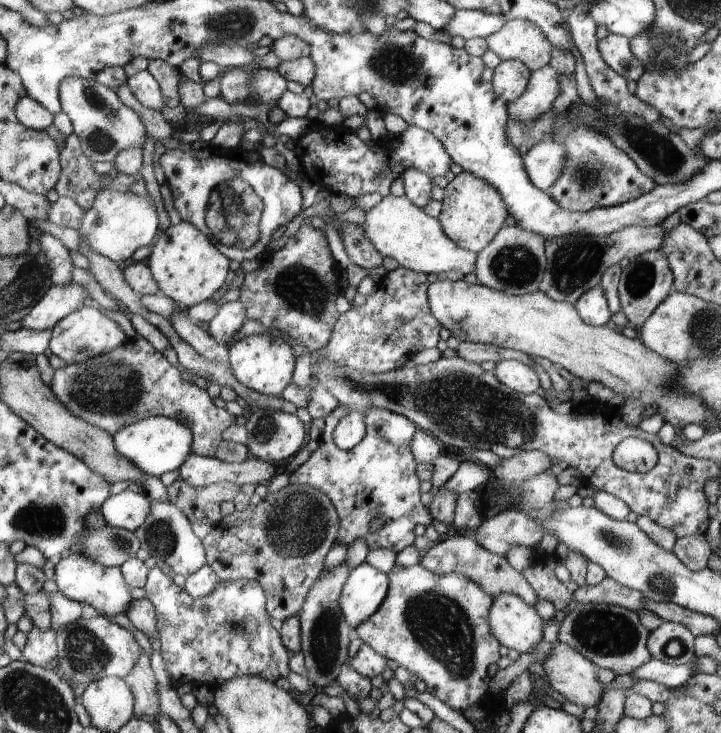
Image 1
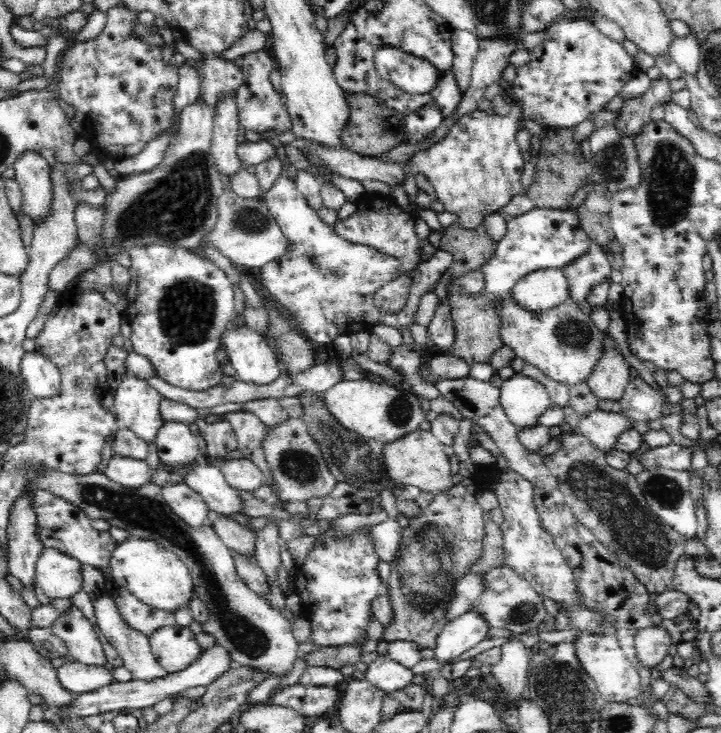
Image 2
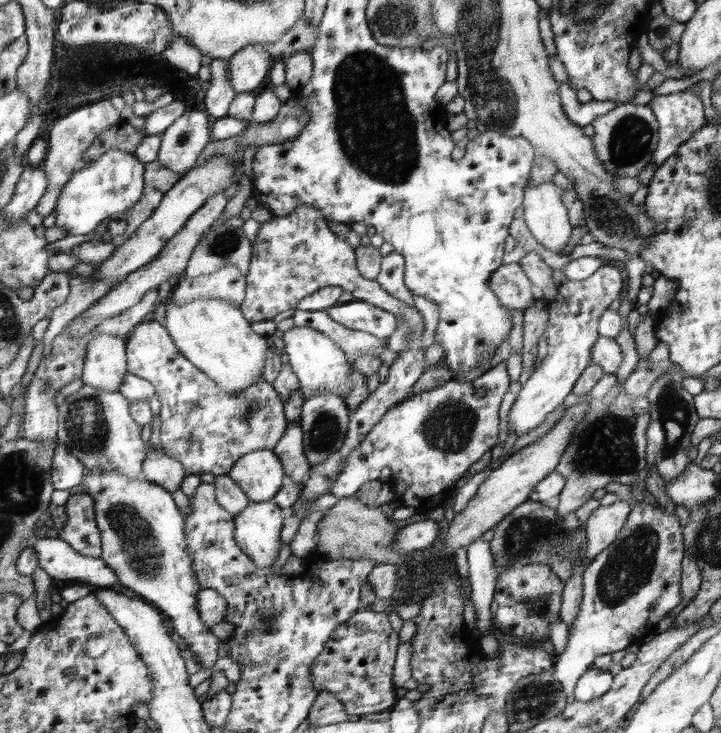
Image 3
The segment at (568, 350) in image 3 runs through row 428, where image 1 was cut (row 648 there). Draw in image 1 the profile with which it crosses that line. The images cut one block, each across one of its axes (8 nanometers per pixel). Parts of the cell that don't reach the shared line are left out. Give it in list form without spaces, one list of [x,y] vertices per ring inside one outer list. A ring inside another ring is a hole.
[[[504,593],[493,597],[488,624],[500,644],[509,649],[516,649],[522,654],[533,651],[536,644],[543,640],[542,628],[547,622],[544,622],[539,612],[522,597],[517,597],[514,593]]]

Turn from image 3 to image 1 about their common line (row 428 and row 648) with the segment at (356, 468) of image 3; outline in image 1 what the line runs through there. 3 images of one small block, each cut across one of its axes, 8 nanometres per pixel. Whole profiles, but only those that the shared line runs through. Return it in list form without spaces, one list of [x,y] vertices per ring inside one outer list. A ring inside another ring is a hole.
[[[420,563],[415,564],[411,567],[403,567],[400,565],[394,565],[390,573],[390,588],[387,592],[387,598],[384,599],[382,606],[370,619],[365,620],[362,624],[359,624],[353,631],[353,636],[358,636],[362,642],[365,642],[366,645],[370,646],[373,651],[376,651],[378,654],[384,656],[386,660],[394,660],[396,664],[402,666],[408,670],[409,674],[414,674],[418,676],[422,682],[426,683],[427,690],[436,696],[438,700],[441,700],[450,706],[450,708],[456,710],[463,715],[463,712],[468,708],[478,707],[490,707],[493,712],[496,712],[496,709],[491,707],[497,700],[495,699],[494,694],[491,691],[491,680],[492,680],[492,668],[496,668],[496,664],[500,664],[500,648],[504,648],[503,644],[499,643],[499,640],[496,640],[495,635],[491,632],[491,627],[488,624],[488,615],[490,615],[490,610],[492,606],[493,597],[489,595],[484,588],[479,584],[476,584],[476,581],[468,580],[465,576],[462,576],[458,573],[448,573],[445,575],[440,575],[438,573],[430,572],[427,568],[424,568]]]

